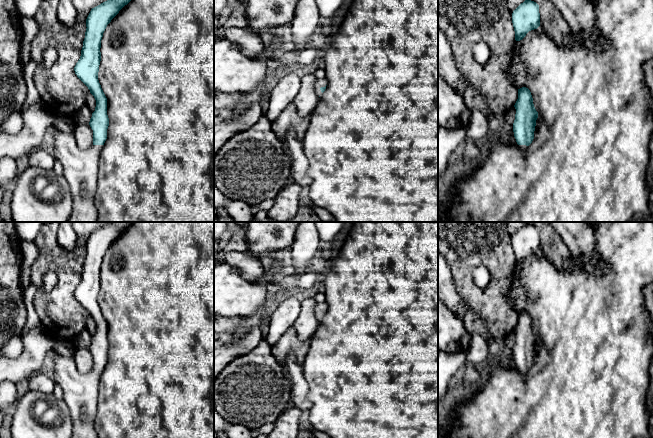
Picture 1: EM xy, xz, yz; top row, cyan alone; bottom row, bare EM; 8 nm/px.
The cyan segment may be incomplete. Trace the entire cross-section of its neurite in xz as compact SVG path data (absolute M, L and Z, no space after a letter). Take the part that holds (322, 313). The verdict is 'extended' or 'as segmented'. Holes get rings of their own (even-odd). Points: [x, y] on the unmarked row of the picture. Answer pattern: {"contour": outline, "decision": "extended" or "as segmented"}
{"contour": "M323 302L323 303L317 303L317 305L316 305L315 309L314 309L315 317L318 320L321 320L322 317L326 313L326 309L327 309L327 305L326 305L325 302Z", "decision": "extended"}

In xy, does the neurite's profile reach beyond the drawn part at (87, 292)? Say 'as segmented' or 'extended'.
extended

